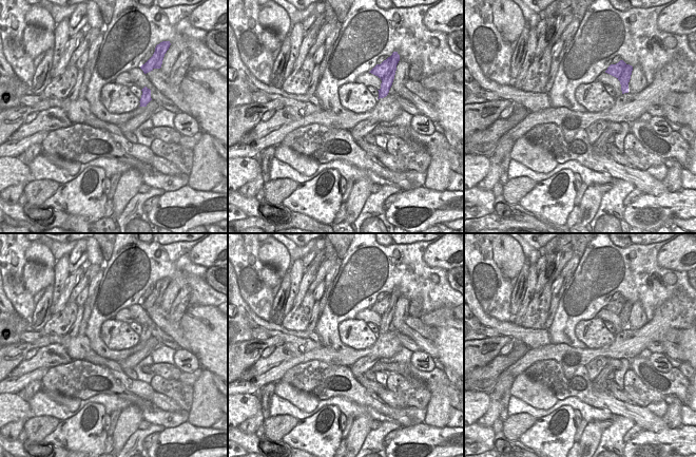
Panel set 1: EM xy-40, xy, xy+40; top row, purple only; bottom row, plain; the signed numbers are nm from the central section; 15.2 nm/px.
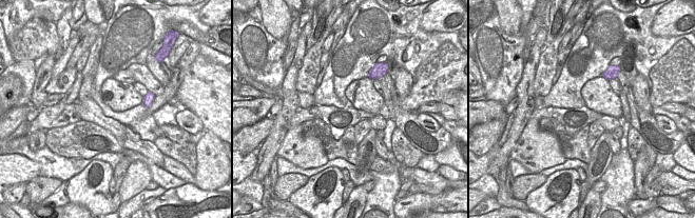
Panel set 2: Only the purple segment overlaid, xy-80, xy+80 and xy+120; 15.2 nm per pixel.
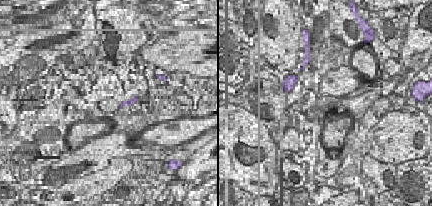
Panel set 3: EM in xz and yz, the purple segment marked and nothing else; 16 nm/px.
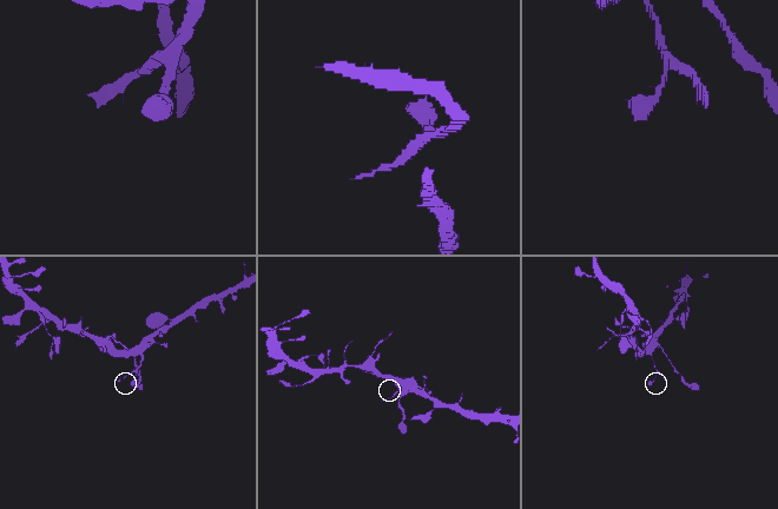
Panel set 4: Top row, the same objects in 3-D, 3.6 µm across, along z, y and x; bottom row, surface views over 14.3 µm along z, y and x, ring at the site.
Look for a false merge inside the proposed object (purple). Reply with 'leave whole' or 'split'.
leave whole

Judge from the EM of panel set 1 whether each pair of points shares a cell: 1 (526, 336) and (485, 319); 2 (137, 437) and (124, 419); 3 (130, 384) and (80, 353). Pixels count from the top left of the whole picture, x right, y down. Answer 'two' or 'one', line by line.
1: one
2: two
3: one

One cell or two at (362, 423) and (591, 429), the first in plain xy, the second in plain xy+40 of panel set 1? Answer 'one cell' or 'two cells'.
one cell

